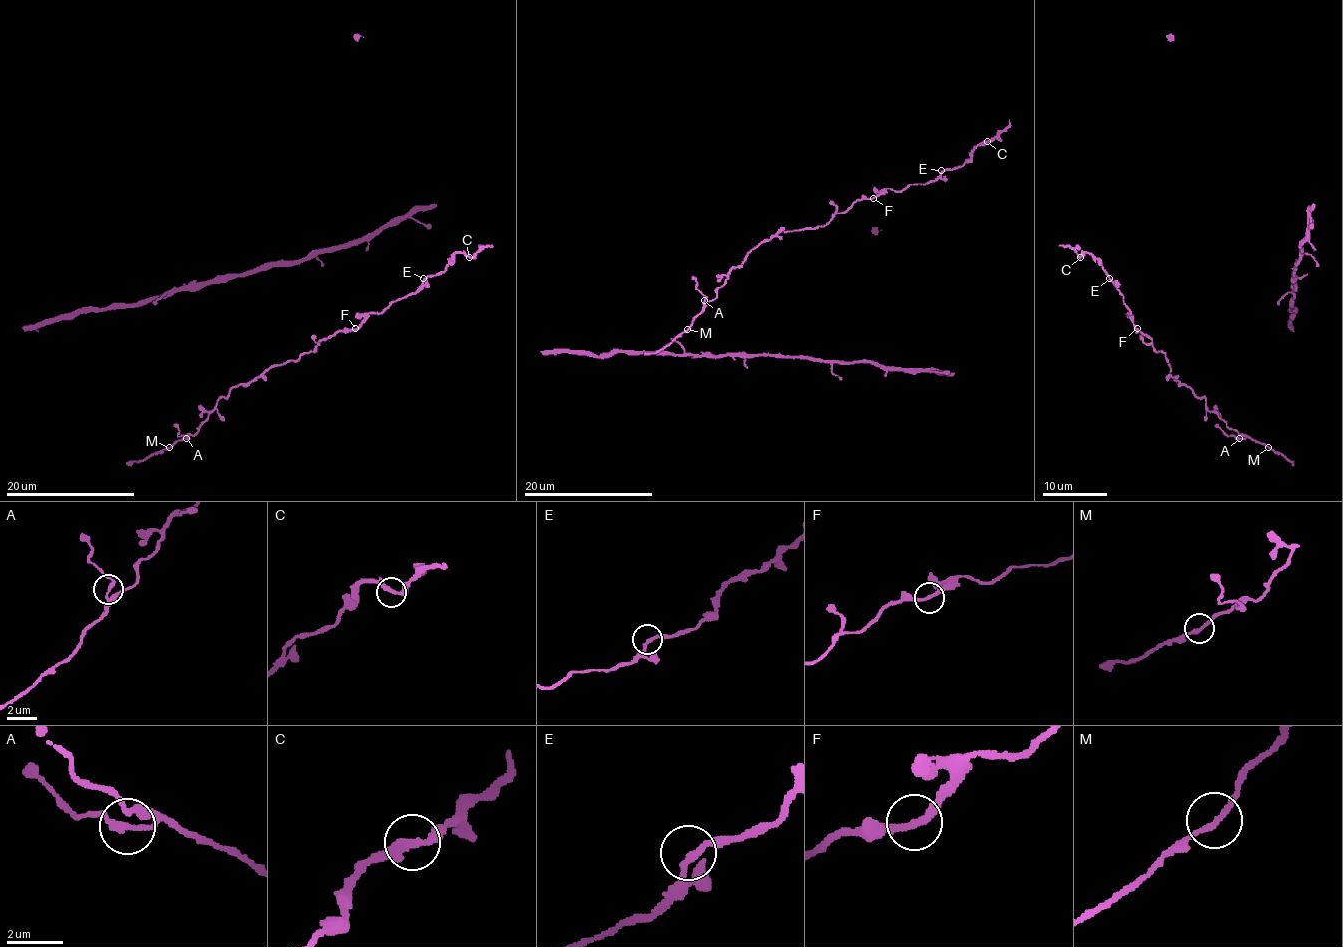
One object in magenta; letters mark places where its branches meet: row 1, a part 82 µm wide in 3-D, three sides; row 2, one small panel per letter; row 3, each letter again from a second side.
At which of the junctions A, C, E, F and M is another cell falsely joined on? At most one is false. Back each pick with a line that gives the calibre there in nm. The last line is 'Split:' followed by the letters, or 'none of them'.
Split: none of them

